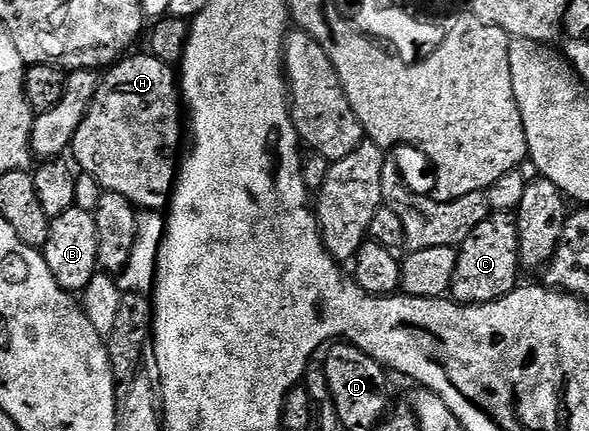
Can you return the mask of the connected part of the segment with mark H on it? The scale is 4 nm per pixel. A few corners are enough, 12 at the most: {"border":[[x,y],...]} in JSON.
{"border":[[150,52],[104,71],[76,169],[141,212],[168,207],[183,99]]}

